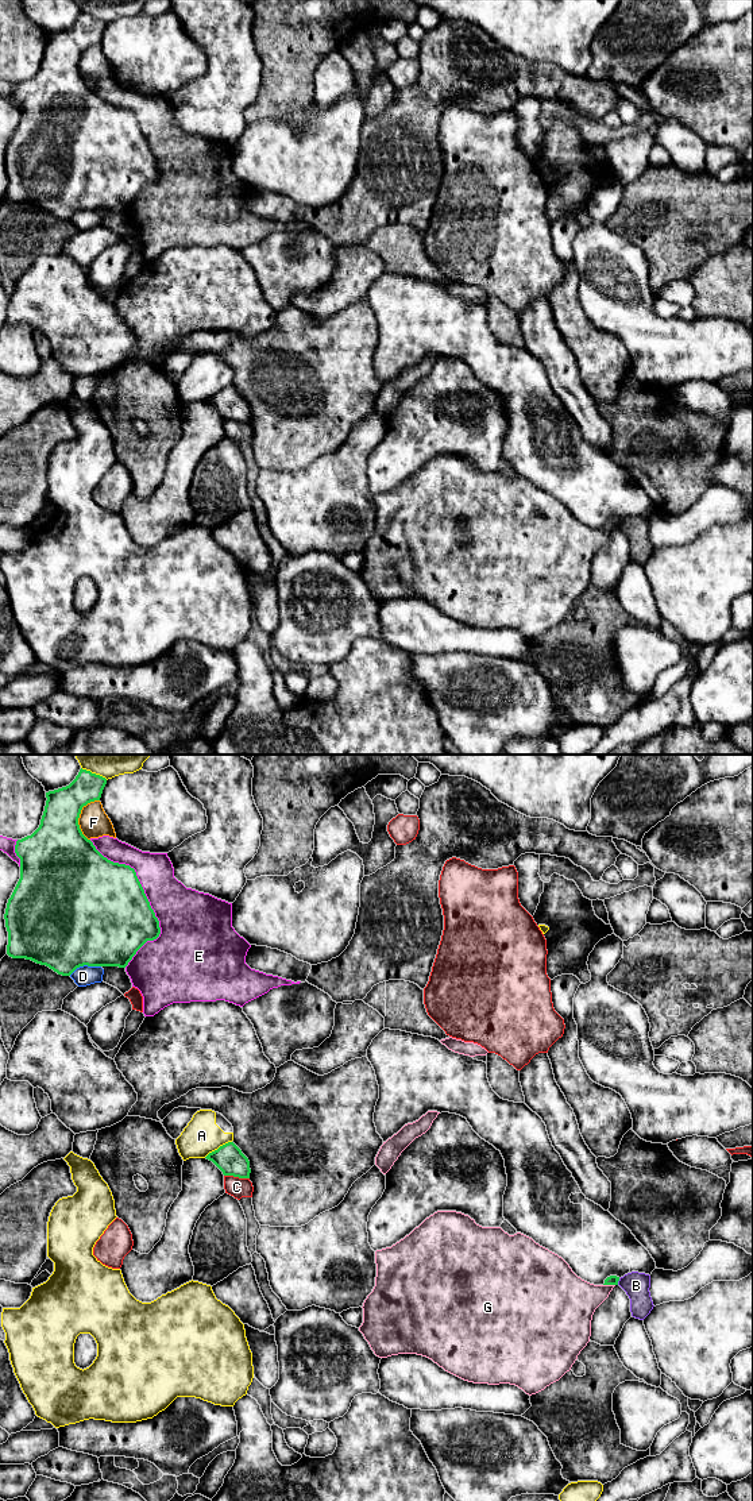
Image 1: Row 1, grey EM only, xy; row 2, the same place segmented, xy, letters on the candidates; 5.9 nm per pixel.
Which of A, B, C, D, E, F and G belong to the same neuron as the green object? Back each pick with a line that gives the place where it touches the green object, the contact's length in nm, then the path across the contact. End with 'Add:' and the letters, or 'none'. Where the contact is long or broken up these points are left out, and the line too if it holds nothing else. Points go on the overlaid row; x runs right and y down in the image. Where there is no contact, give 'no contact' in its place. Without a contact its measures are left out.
Add: none

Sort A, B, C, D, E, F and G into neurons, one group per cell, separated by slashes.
A / B / C / D / E / F / G

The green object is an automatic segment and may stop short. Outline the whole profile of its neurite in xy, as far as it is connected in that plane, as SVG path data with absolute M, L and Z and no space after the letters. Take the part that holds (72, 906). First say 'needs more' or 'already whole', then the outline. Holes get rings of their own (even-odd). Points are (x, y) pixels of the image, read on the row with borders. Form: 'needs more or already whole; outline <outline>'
already whole; outline M81 768L69 786L46 792L47 800L39 827L31 836L16 841L15 853L20 858L20 879L4 914L9 957L31 960L58 975L70 976L84 965L126 968L147 941L159 937L159 921L135 869L104 857L80 829L78 818L82 807L100 800L105 784L105 777Z

